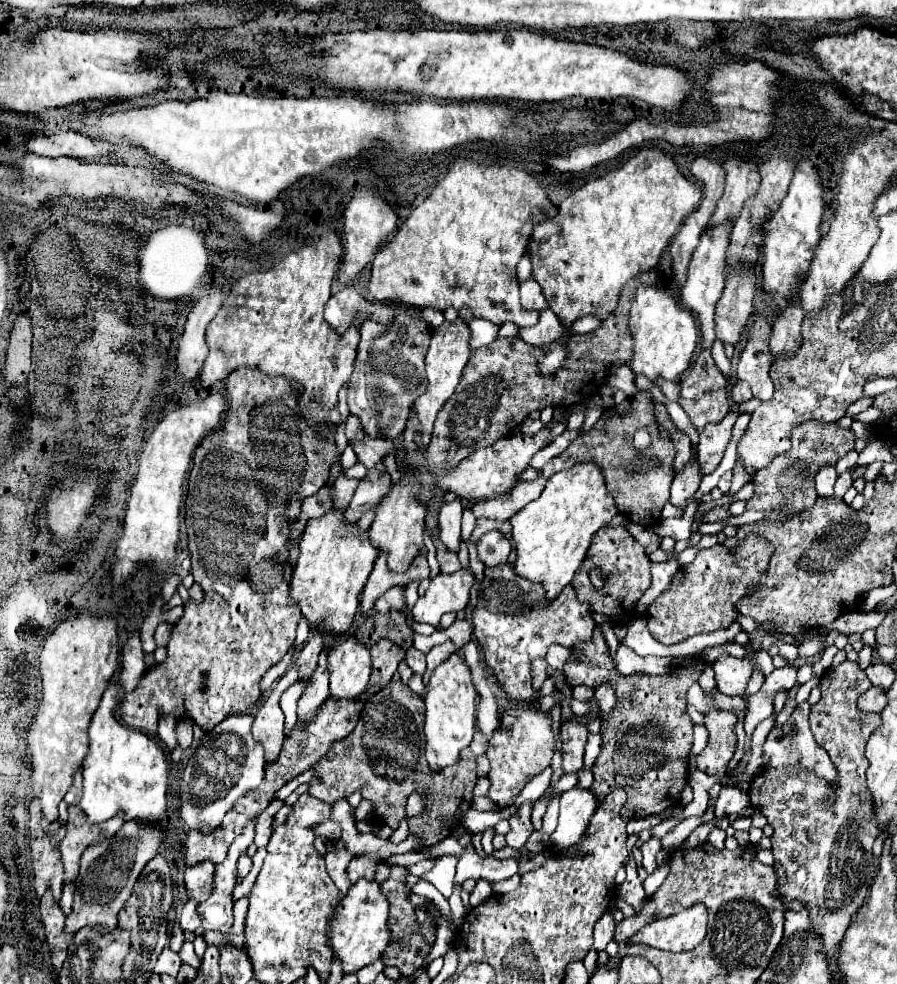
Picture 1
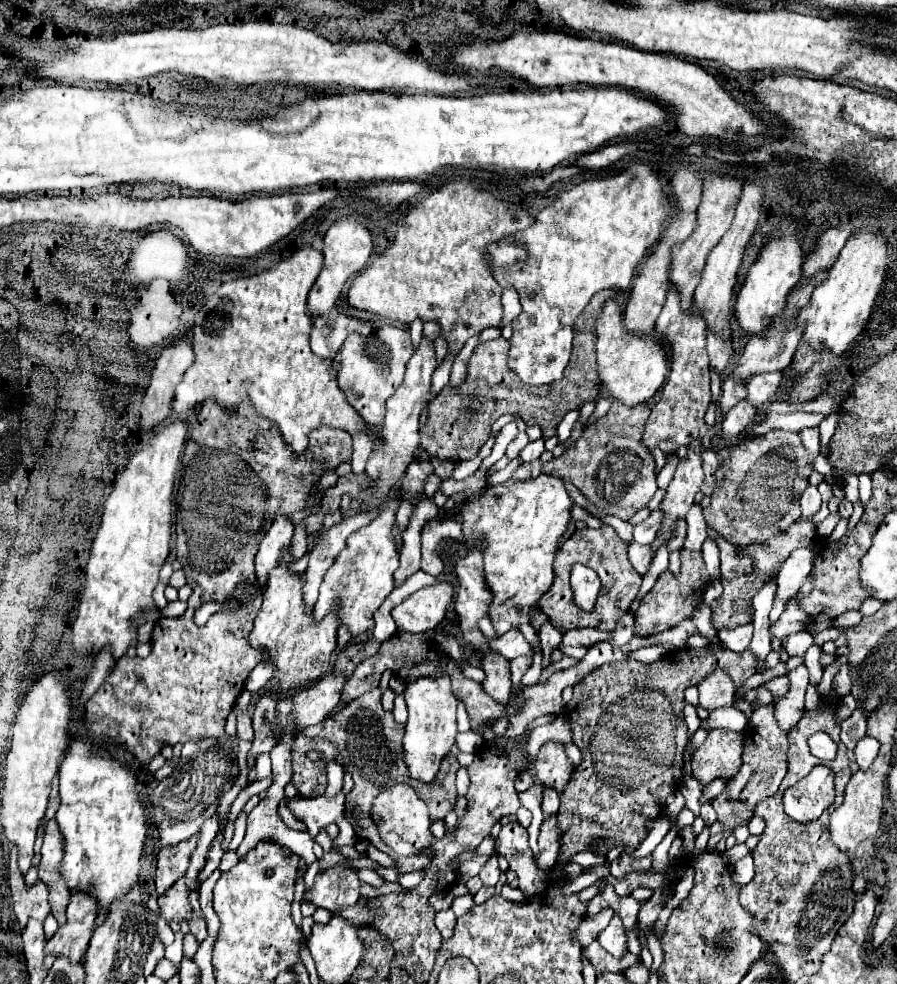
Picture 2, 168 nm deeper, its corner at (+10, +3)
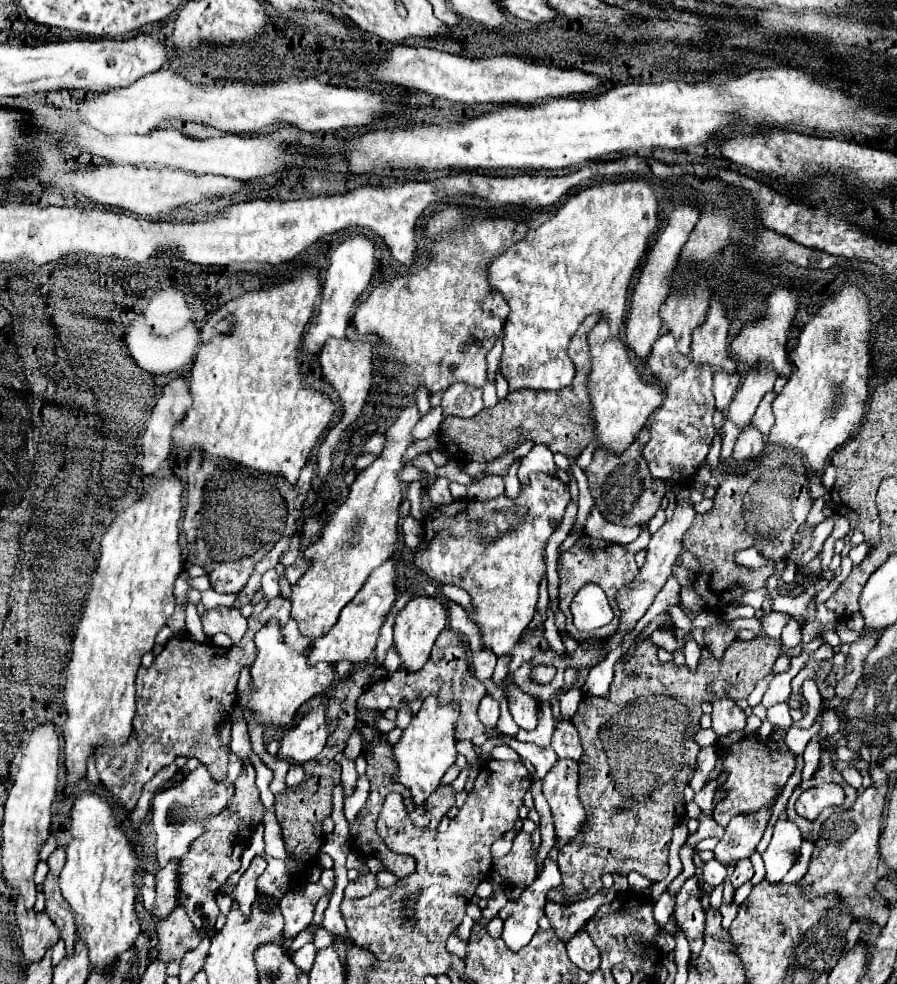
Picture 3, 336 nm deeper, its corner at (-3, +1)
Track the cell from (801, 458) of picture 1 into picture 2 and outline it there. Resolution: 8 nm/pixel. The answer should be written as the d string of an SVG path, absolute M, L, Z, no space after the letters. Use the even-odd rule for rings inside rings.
M770 430L762 436L742 442L732 448L730 460L716 470L716 488L712 492L712 504L704 510L706 526L716 530L730 544L762 544L772 534L786 532L800 518L800 494L808 486L812 464L804 464L804 448L796 432Z

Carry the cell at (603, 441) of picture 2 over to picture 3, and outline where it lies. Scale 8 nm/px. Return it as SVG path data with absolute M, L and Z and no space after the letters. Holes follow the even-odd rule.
M643 428L635 442L621 454L605 452L603 448L597 448L593 454L593 462L585 468L589 478L589 488L595 498L595 504L605 520L621 524L621 526L637 526L643 522L649 522L657 508L661 506L661 500L667 492L663 480L655 480L649 472L649 464L643 458L643 446L649 440L649 428Z

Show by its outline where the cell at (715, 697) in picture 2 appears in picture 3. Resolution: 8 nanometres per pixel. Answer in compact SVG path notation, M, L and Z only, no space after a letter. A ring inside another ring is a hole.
M719 698L713 702L713 730L717 736L725 736L733 730L741 730L747 724L745 712L731 698Z

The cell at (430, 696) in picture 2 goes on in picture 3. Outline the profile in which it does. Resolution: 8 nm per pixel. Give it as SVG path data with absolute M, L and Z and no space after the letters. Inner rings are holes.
M429 694L423 700L421 710L413 716L411 724L403 730L401 740L395 744L395 760L397 760L397 776L395 780L403 786L411 788L415 804L423 804L429 794L439 786L443 774L457 758L457 738L455 738L455 724L459 720L459 702L451 702L441 706L435 694Z

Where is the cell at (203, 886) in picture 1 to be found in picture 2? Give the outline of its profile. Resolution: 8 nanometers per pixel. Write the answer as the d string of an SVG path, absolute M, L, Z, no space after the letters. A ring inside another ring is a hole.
M180 878L164 896L158 898L158 912L166 922L190 922L192 910L188 904L188 890Z

